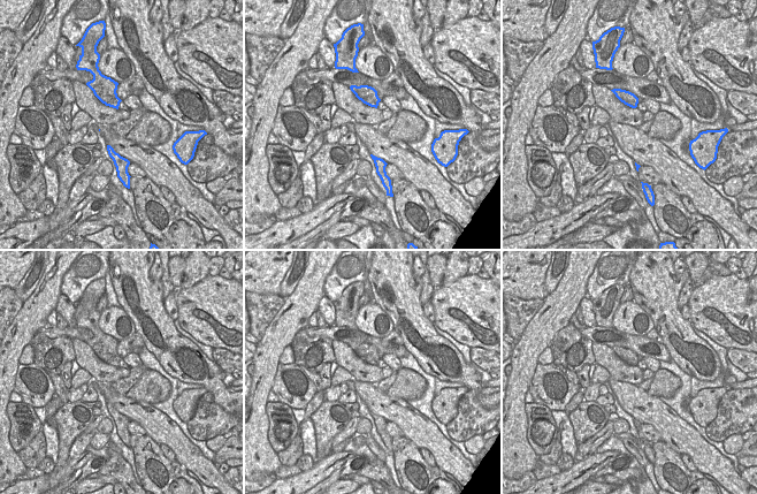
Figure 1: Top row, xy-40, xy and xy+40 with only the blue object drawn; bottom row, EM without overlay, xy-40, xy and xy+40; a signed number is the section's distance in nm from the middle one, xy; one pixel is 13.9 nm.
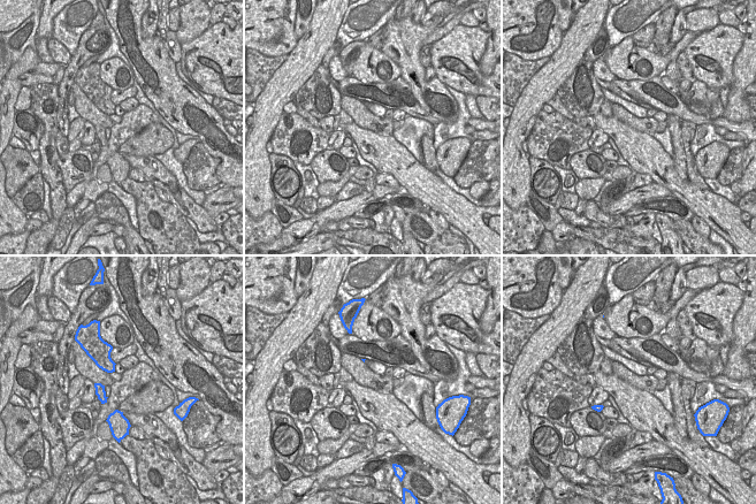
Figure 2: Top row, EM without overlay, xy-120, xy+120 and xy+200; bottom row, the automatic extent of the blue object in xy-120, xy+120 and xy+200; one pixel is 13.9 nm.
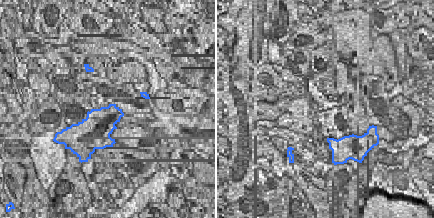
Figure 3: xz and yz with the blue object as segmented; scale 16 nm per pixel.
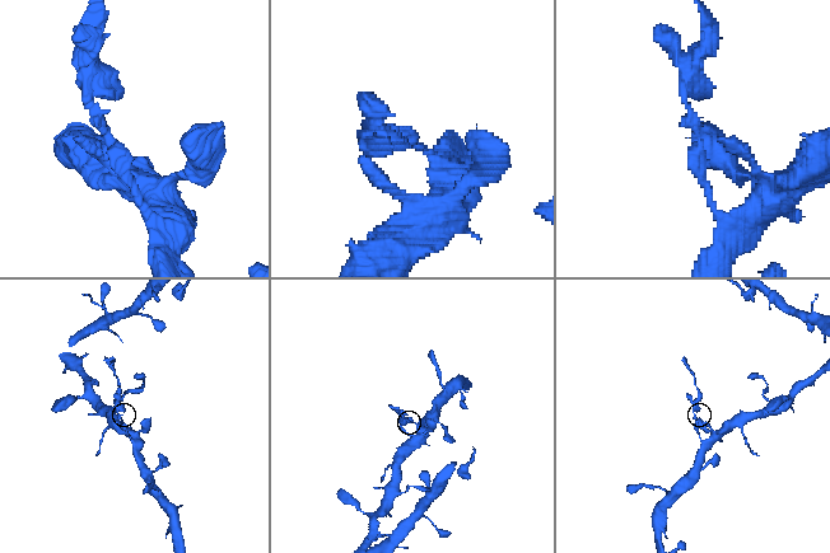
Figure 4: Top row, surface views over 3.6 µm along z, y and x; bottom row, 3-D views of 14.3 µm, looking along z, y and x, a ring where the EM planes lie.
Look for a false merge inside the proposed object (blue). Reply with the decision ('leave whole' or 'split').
split

